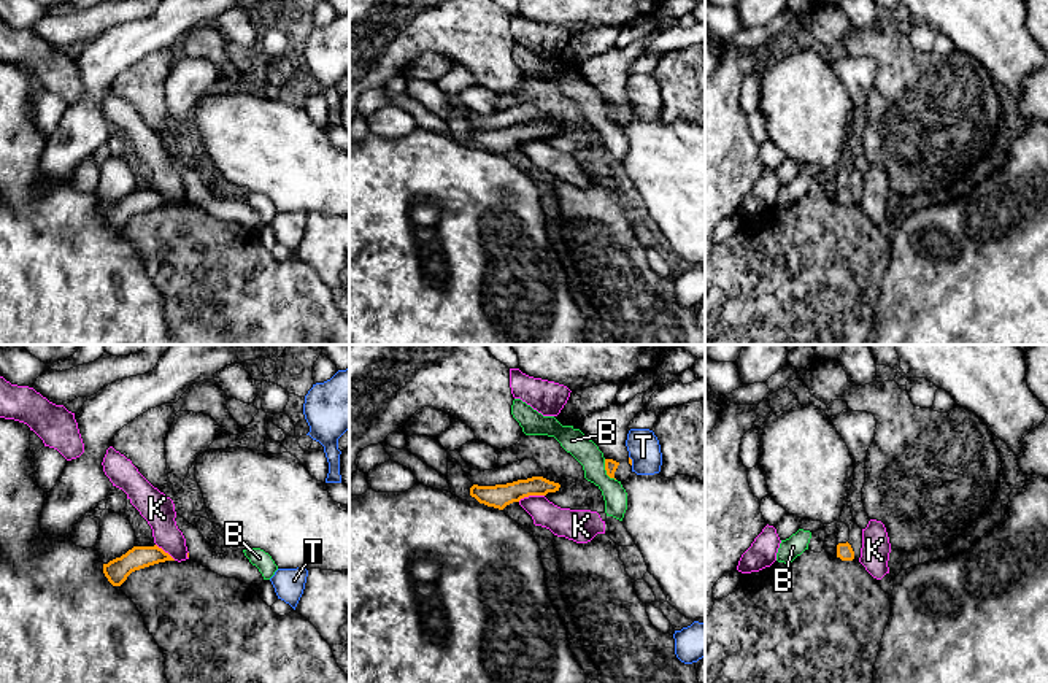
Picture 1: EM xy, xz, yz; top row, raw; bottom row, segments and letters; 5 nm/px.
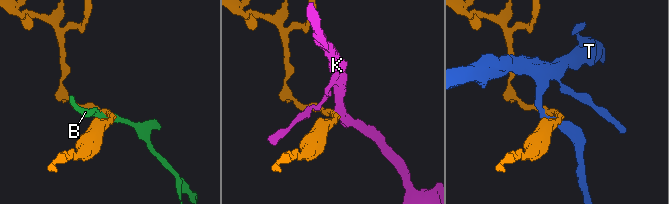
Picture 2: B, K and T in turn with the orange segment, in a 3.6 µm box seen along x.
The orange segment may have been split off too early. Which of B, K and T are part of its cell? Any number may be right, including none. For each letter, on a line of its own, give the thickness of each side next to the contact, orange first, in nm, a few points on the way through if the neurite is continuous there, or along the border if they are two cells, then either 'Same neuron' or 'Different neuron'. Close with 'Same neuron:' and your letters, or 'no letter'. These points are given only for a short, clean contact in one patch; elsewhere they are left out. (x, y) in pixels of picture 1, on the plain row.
B: Thickness 60 nm (orange) against 120 nm. Boundary: xz (604, 104), (604, 113), (615, 124). Different neuron
K: Thickness 120 nm (orange) against 150 nm. Boundary: xz (543, 138), (529, 138), (518, 145). Different neuron
T: Thickness 20 nm (orange) against 160 nm. Boundary: xz (629, 100), (632, 108). Different neuron
Same neuron: no letter

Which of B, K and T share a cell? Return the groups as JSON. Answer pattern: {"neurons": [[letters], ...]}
{"neurons": [["B"], ["K"], ["T"]]}

